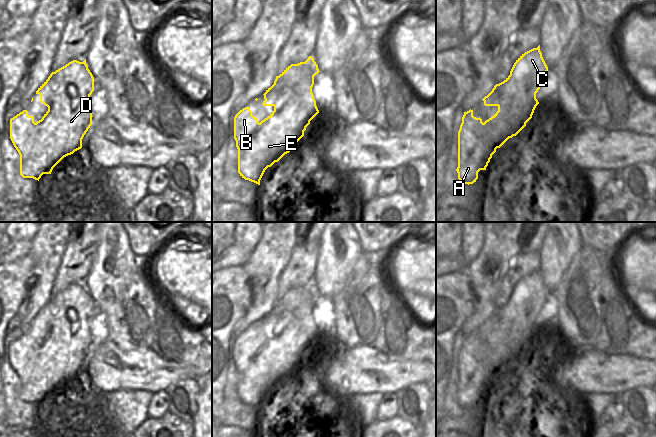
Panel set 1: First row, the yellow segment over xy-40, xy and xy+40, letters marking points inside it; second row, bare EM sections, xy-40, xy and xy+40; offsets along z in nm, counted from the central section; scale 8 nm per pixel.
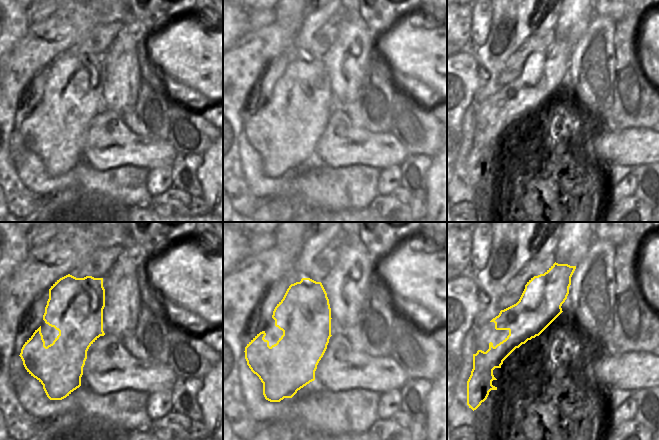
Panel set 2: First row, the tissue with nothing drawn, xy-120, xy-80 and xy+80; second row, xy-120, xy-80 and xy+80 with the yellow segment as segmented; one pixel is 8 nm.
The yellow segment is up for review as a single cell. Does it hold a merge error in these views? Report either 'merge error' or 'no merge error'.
merge error

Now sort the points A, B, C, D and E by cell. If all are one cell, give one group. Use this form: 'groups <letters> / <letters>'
groups A B D E / C

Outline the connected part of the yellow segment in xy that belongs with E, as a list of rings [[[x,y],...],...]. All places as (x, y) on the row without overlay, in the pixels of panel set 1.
[[[291,288],[276,300],[274,308],[263,318],[266,323],[277,314],[283,314],[283,330],[274,330],[274,335],[260,347],[248,330],[235,339],[234,363],[238,373],[238,397],[242,402],[260,409],[265,394],[289,377],[304,360],[306,351],[319,337],[312,317],[313,309],[314,299],[305,288]]]

